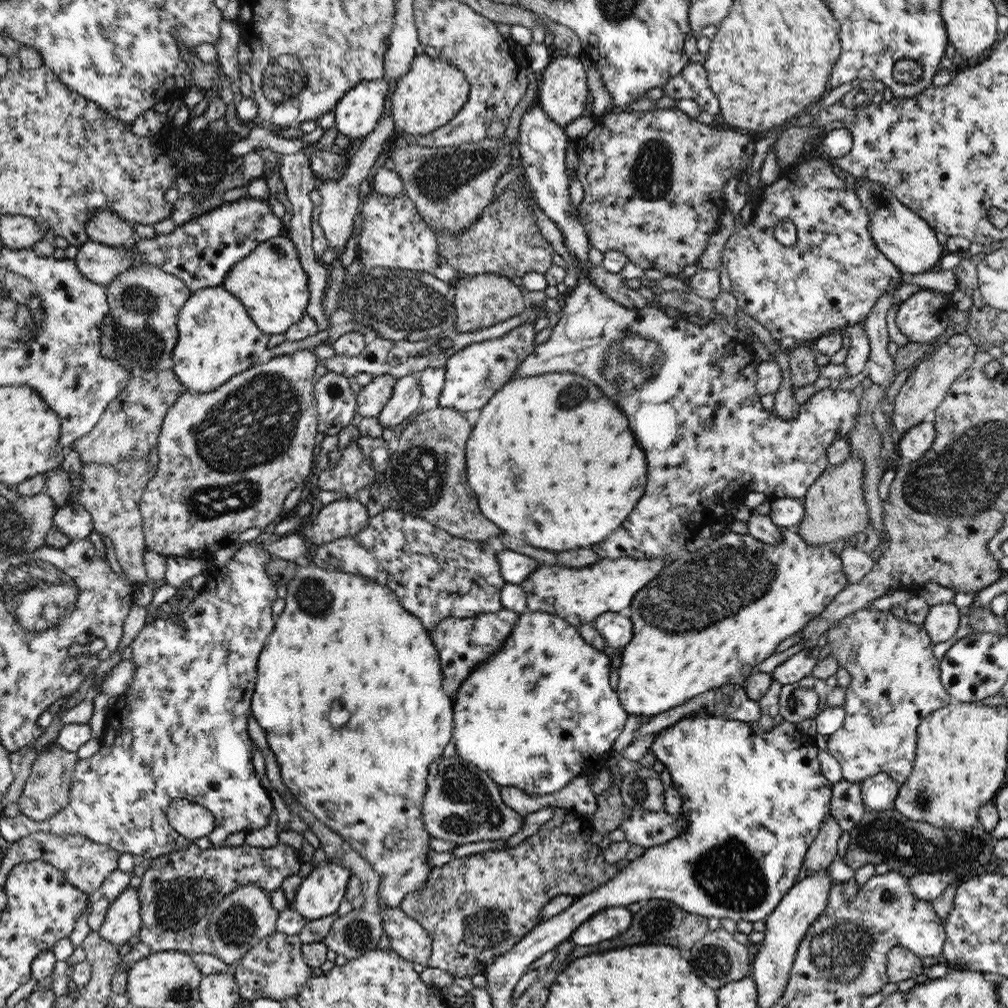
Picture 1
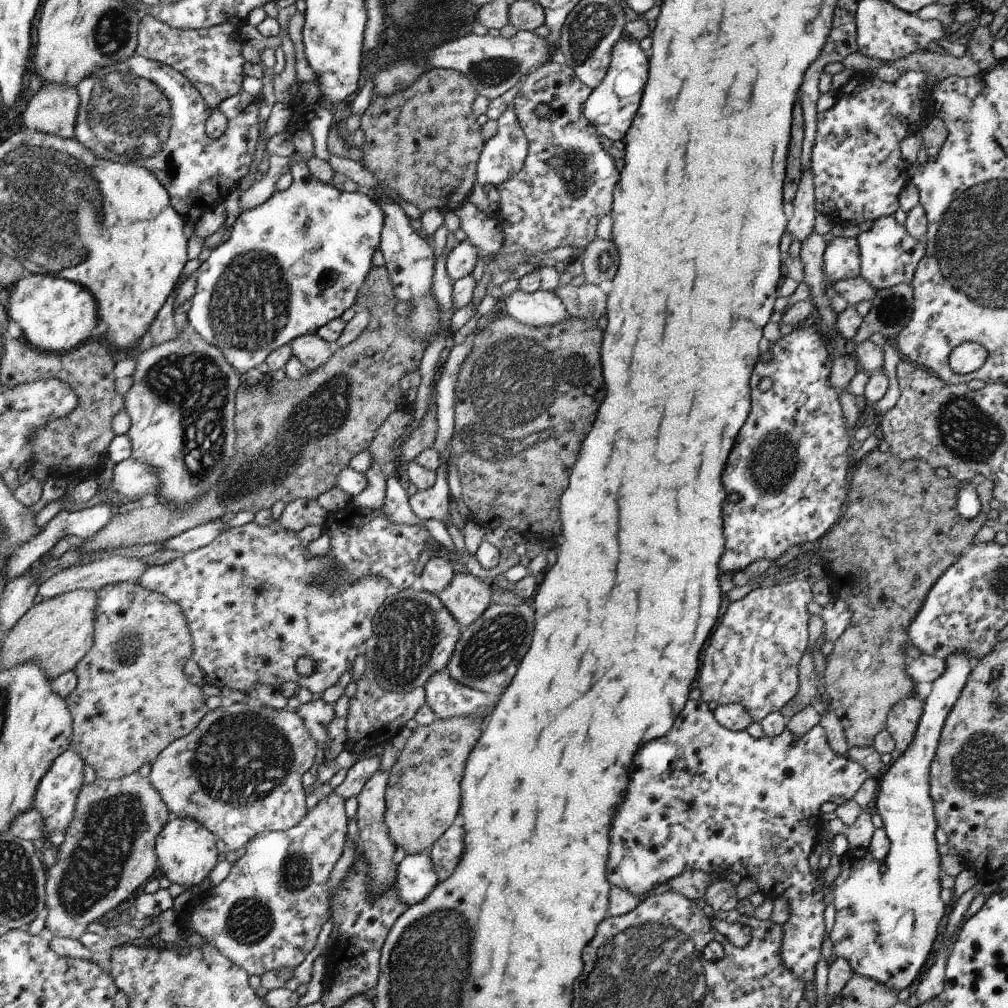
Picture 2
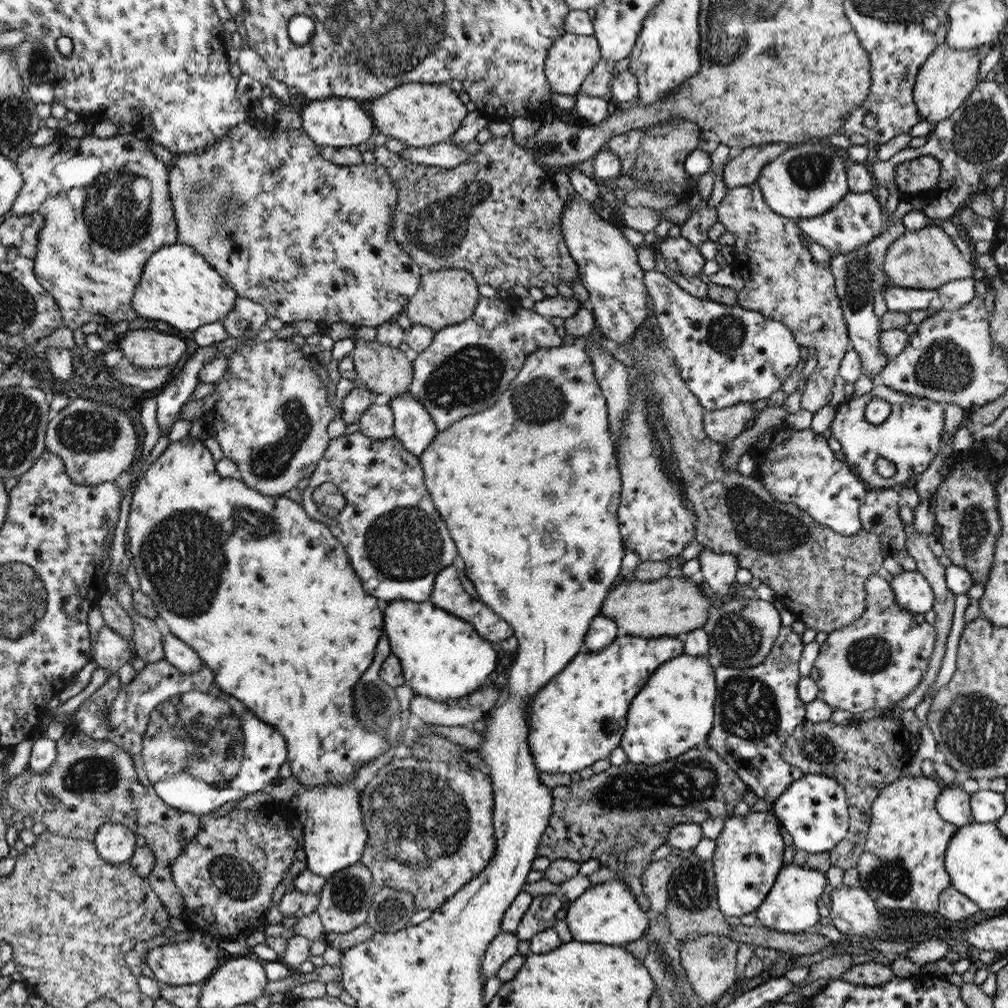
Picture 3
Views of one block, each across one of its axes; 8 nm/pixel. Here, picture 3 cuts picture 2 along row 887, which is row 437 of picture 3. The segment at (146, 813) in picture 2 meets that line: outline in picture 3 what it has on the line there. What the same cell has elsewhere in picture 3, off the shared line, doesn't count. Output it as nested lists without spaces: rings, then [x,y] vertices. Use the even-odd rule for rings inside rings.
[[[75,397],[56,414],[48,425],[48,451],[58,455],[73,484],[84,486],[114,483],[114,480],[130,468],[138,450],[140,434],[134,428],[134,420],[128,412],[105,403]]]

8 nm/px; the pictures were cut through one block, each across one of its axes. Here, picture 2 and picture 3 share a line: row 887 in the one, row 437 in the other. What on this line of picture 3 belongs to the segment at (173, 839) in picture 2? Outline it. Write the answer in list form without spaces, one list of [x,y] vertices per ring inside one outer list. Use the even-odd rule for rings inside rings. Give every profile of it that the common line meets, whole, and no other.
[[[186,435],[170,443],[158,459],[150,464],[140,482],[134,487],[127,531],[130,536],[131,560],[136,568],[140,590],[154,601],[158,616],[166,620],[170,632],[192,647],[203,664],[214,671],[218,688],[243,702],[258,718],[264,718],[264,723],[268,722],[270,727],[276,728],[283,735],[288,744],[288,764],[302,786],[344,784],[355,780],[359,768],[366,767],[384,755],[384,752],[390,750],[390,746],[396,746],[396,740],[392,738],[390,742],[390,736],[384,734],[384,731],[366,731],[354,708],[354,686],[374,660],[374,648],[383,635],[384,613],[378,607],[378,599],[364,592],[362,581],[352,568],[344,545],[334,538],[326,525],[312,519],[300,503],[286,495],[260,494],[260,491],[249,487],[239,478],[223,478],[222,475],[216,474],[210,450],[202,444],[202,440],[194,440],[194,437]]]

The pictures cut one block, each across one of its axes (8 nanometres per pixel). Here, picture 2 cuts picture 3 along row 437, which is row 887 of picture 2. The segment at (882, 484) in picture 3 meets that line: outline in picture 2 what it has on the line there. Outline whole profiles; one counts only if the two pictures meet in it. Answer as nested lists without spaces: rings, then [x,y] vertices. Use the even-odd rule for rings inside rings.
[[[960,652],[944,659],[944,674],[932,682],[932,691],[924,701],[924,708],[914,740],[904,750],[904,754],[896,755],[894,760],[884,769],[878,778],[877,793],[872,804],[873,812],[880,814],[886,831],[890,848],[884,860],[874,858],[868,848],[848,849],[841,856],[840,874],[832,882],[832,896],[836,910],[835,922],[830,932],[834,956],[846,958],[854,973],[874,978],[897,993],[906,990],[920,976],[924,964],[930,958],[934,942],[938,938],[938,926],[948,906],[941,897],[940,853],[936,842],[938,823],[934,816],[933,802],[930,796],[930,764],[936,756],[938,741],[942,727],[951,708],[956,704],[974,662]]]

